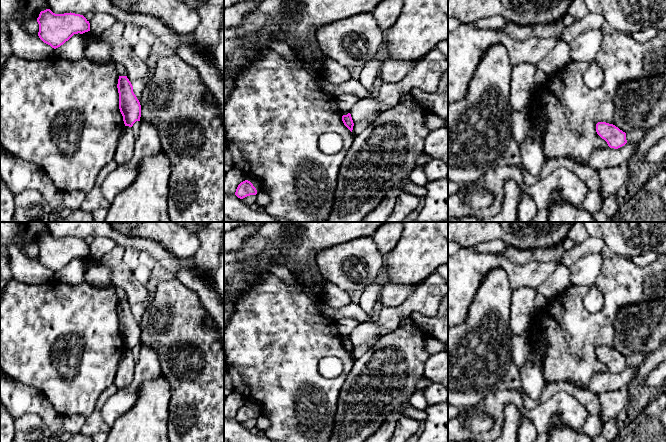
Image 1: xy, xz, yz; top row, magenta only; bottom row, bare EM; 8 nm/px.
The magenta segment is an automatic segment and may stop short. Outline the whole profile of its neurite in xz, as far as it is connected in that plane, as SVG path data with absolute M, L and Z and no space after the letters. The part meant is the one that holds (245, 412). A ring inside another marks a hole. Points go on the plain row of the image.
M248 404L241 406L238 409L236 416L235 416L235 419L240 423L243 423L250 419L256 419L256 418L257 418L256 412Z

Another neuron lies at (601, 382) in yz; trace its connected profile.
M627 366L618 373L610 371L597 372L583 389L601 394L627 387L634 379L638 366Z

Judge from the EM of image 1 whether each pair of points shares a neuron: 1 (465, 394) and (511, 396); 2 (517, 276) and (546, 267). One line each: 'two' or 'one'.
1: two
2: one

